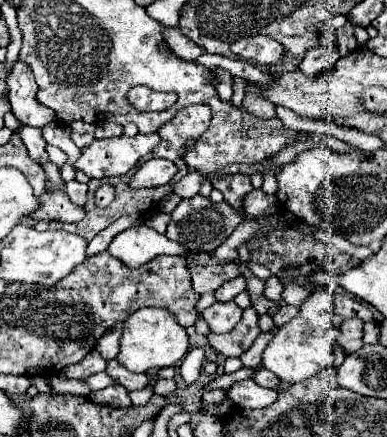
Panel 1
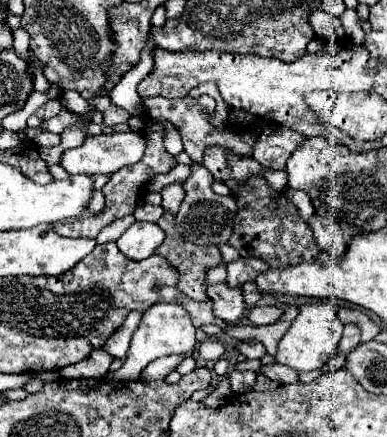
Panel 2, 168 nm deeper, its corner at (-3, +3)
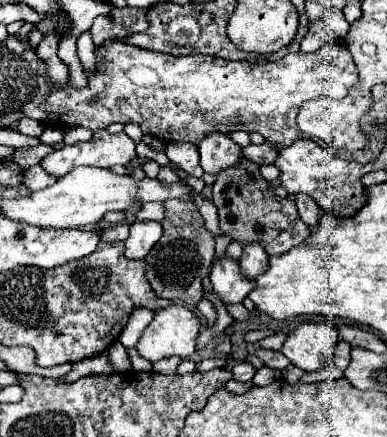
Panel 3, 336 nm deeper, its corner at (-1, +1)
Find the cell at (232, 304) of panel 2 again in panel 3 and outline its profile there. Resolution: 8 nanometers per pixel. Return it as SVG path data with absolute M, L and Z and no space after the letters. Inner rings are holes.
M223 254L211 268L209 280L213 284L213 292L219 294L219 298L225 304L237 304L243 302L243 298L255 288L255 280L249 280L239 270L239 262Z

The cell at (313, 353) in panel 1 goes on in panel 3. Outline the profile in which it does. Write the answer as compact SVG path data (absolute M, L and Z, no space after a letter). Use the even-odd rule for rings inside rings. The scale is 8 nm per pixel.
M307 322L297 326L285 340L281 352L305 372L333 364L335 346L339 342L336 327L325 322Z

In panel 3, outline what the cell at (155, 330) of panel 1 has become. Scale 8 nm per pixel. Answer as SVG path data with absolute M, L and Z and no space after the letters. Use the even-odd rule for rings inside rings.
M173 304L173 306L161 308L161 310L155 312L153 322L145 328L145 332L141 334L141 338L137 342L137 350L149 362L155 362L155 360L161 360L161 358L169 358L169 356L189 358L197 350L199 332L201 332L201 318L193 310L189 310L187 306Z

